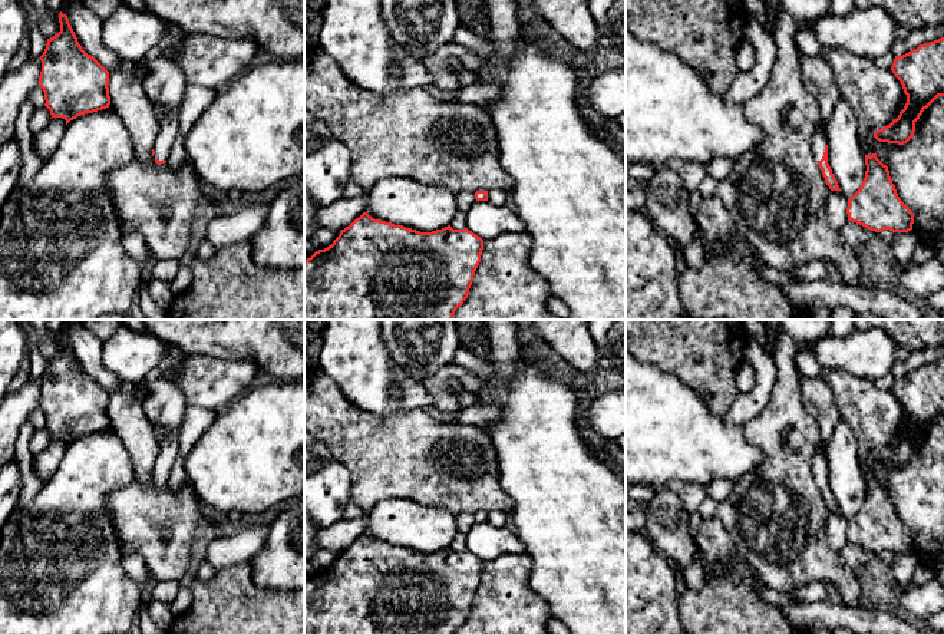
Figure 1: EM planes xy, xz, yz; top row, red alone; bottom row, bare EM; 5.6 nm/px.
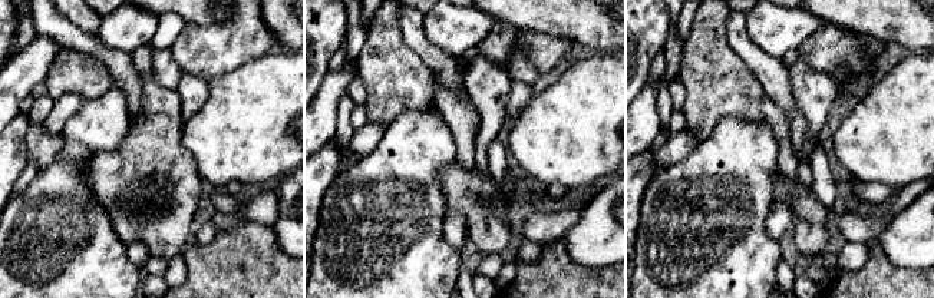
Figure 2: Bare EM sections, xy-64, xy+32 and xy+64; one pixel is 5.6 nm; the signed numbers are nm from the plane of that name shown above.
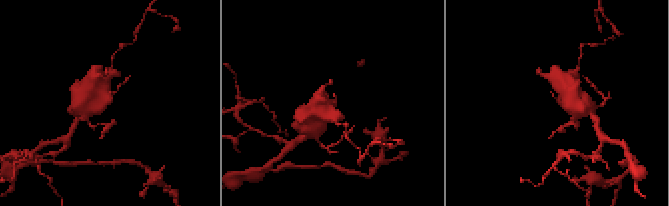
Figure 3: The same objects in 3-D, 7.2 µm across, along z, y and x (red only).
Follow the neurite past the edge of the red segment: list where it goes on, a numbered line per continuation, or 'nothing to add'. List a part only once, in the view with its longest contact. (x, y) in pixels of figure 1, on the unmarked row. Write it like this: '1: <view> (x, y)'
1: yz (818, 398)

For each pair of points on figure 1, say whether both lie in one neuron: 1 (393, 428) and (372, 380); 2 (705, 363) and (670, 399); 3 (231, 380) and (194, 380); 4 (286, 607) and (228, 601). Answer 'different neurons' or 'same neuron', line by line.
1: different neurons
2: different neurons
3: same neuron
4: same neuron

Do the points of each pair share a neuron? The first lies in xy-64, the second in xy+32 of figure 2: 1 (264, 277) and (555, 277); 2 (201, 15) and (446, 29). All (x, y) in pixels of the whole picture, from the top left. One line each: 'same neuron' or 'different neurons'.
1: same neuron
2: different neurons

